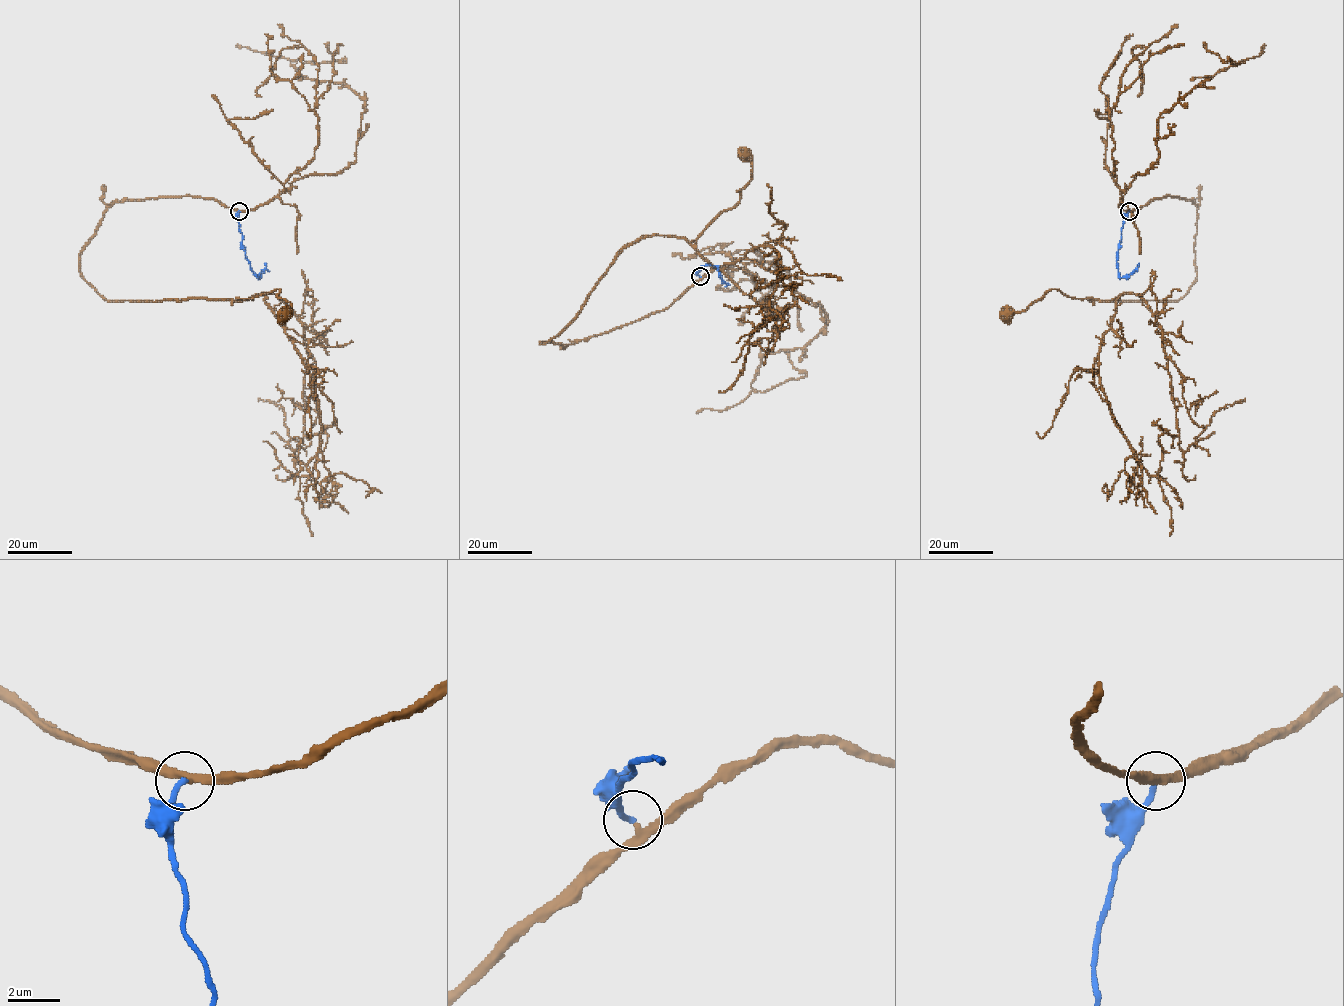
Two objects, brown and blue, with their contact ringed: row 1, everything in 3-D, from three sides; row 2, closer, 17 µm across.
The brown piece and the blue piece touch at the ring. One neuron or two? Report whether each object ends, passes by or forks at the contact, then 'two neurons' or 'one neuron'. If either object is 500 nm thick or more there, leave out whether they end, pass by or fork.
brown passes by; blue ends; one neuron

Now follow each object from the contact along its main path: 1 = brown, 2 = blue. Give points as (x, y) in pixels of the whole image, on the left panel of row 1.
1: (239, 211), (199, 196), (114, 203), (80, 274), (109, 301), (278, 289), (291, 310), (280, 312)
2: (239, 211), (242, 247), (250, 268), (258, 278), (266, 267), (265, 263)

